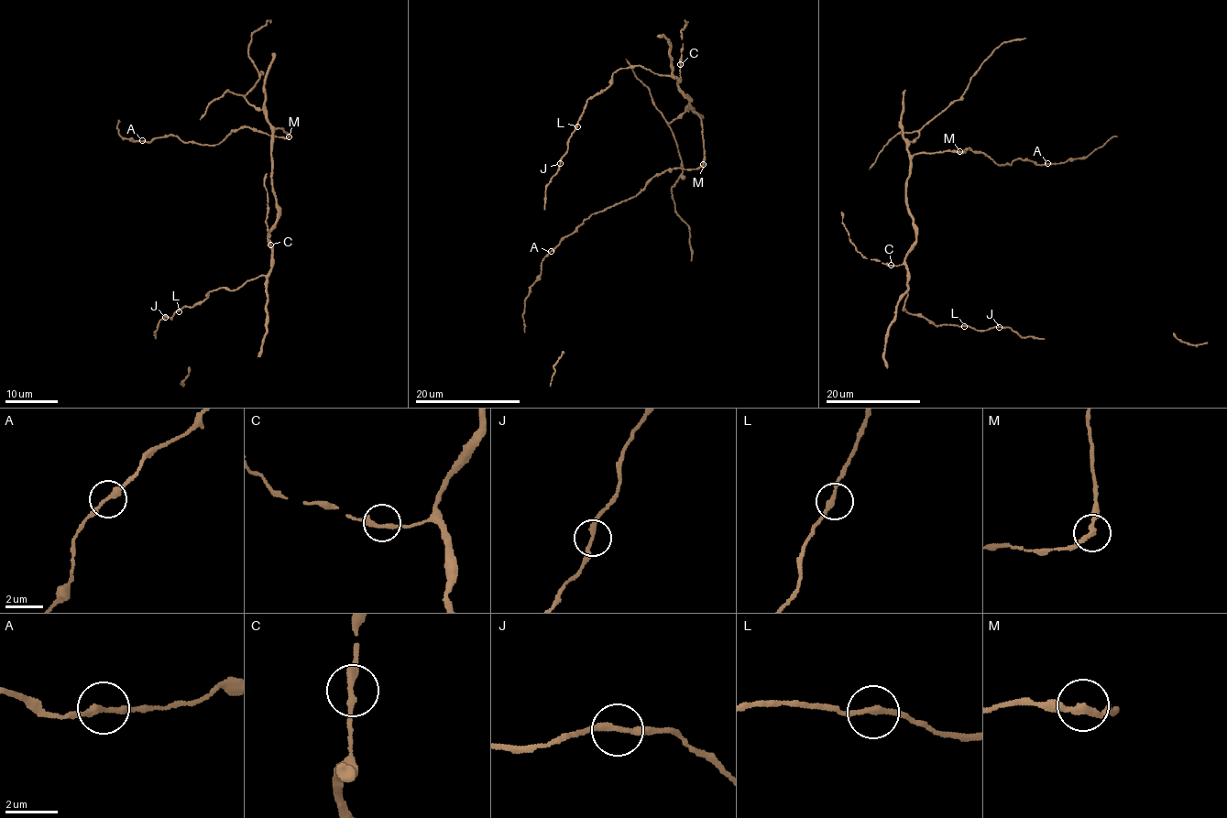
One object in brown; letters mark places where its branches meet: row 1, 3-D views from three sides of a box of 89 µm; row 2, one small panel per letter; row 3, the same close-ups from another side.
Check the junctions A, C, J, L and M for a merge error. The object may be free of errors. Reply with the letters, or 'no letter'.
no letter

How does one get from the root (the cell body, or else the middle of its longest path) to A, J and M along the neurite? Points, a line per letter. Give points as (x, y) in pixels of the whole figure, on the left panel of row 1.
A: (268, 236), (277, 217), (272, 131), (286, 131), (279, 137), (242, 127), (212, 145), (171, 135), (142, 140)
J: (268, 236), (272, 254), (266, 275), (235, 289), (209, 291), (198, 304), (166, 317)
M: (268, 236), (268, 230), (276, 223), (277, 217), (277, 199), (272, 190), (272, 131), (281, 128), (289, 136)

